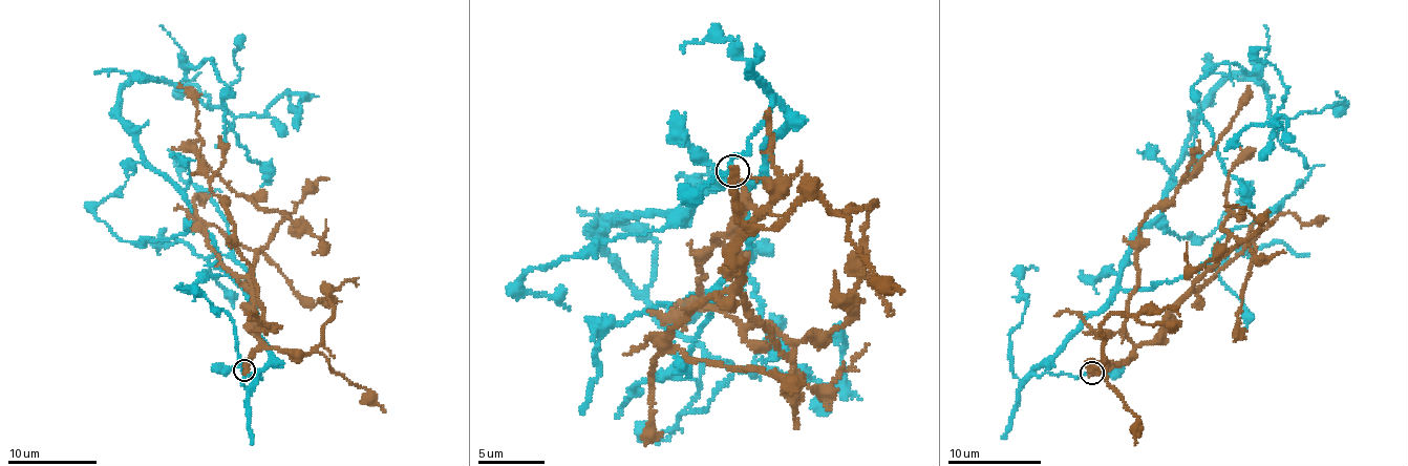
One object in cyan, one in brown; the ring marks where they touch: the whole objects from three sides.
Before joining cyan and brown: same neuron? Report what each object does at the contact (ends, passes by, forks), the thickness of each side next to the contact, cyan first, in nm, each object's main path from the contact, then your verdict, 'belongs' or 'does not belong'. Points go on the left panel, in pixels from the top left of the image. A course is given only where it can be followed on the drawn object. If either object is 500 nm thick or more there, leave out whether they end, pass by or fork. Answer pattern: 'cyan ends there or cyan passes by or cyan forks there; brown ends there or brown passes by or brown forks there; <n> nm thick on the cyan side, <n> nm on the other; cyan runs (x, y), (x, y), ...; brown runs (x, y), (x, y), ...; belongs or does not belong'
cyan passes by; brown ends there; 170 nm thick on the cyan side, 440 nm on the other; cyan runs (243, 369), (260, 377), (270, 356), (257, 315), (145, 159), (122, 90), (211, 59), (260, 186); brown runs (243, 369), (259, 339), (262, 305), (253, 269), (237, 249), (235, 224), (198, 157), (195, 102), (177, 87); does not belong

